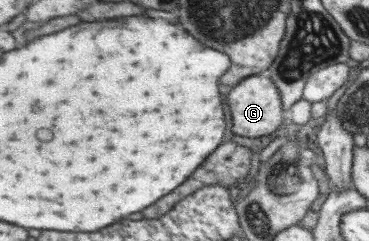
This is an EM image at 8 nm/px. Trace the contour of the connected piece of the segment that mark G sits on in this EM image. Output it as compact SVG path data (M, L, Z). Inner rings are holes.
M265 74L245 77L227 95L227 107L231 109L231 133L241 137L261 137L275 131L281 123L281 103L277 89Z

